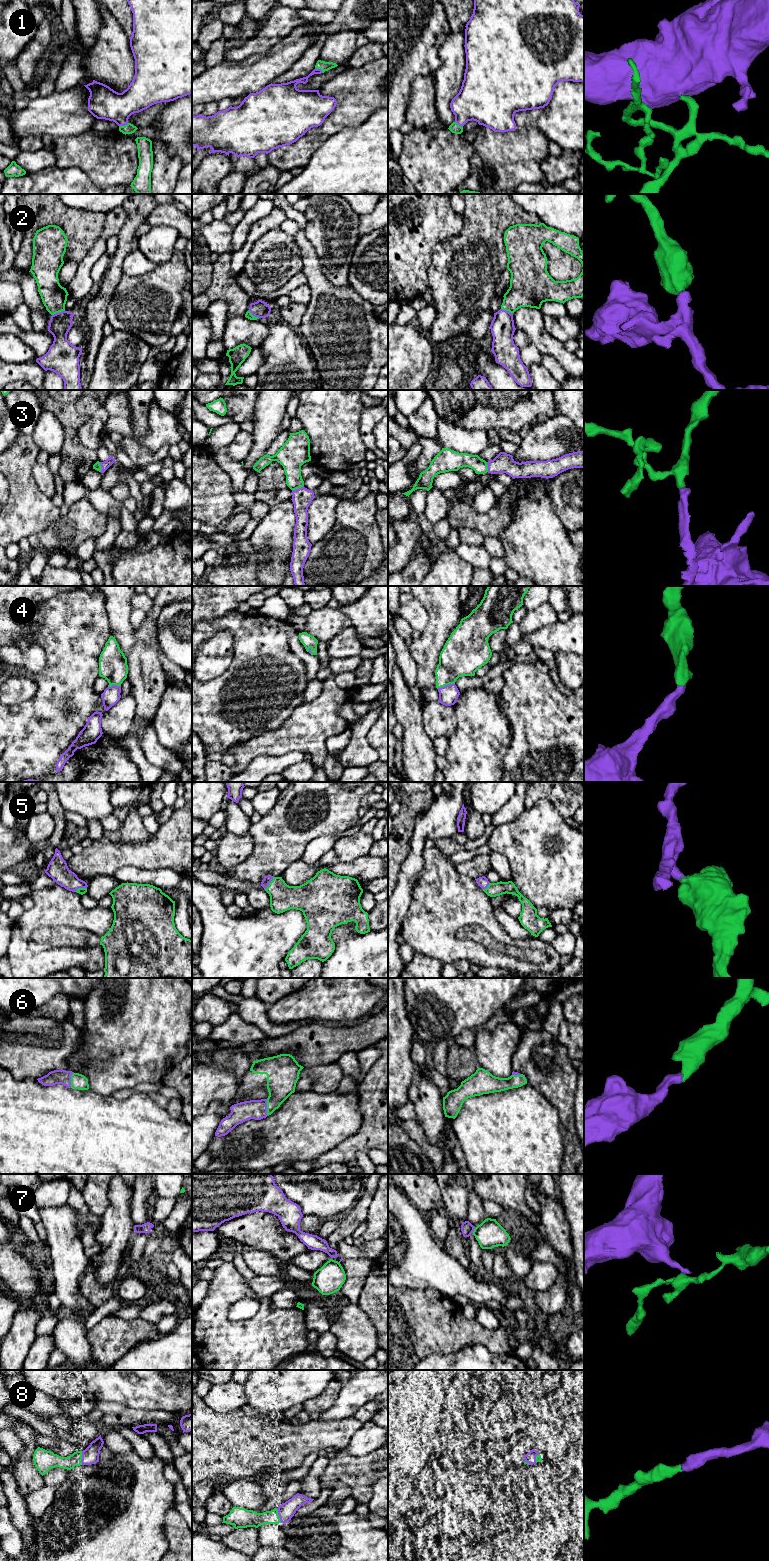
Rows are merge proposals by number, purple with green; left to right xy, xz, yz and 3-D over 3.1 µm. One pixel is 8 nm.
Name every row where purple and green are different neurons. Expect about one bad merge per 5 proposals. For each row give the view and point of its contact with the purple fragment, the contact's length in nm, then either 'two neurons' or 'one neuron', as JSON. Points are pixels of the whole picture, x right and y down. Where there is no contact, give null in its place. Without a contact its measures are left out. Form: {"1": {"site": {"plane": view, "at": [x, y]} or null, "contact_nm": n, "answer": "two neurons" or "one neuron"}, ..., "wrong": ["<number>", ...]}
{"1": {"site": {"plane": "xy", "at": [123, 125]}, "contact_nm": 90, "answer": "one neuron"}, "2": {"site": {"plane": "xy", "at": [58, 313]}, "contact_nm": 110, "answer": "one neuron"}, "3": {"site": {"plane": "xz", "at": [297, 489]}, "contact_nm": 100, "answer": "one neuron"}, "4": {"site": {"plane": "yz", "at": [446, 685]}, "contact_nm": 150, "answer": "one neuron"}, "5": {"site": {"plane": "xz", "at": [269, 882]}, "contact_nm": 130, "answer": "one neuron"}, "6": {"site": {"plane": "xz", "at": [266, 1107]}, "contact_nm": 140, "answer": "one neuron"}, "7": {"site": {"plane": "yz", "at": [473, 1230]}, "contact_nm": 50, "answer": "two neurons"}, "8": {"site": {"plane": "xz", "at": [278, 1514]}, "contact_nm": 130, "answer": "one neuron"}, "wrong": ["7"]}

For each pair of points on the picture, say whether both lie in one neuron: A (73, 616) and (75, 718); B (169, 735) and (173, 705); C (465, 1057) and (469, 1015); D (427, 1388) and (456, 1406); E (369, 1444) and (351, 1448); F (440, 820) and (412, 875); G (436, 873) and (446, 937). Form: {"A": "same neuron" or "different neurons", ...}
{"A": "same neuron", "B": "same neuron", "C": "different neurons", "D": "different neurons", "E": "same neuron", "F": "same neuron", "G": "same neuron"}

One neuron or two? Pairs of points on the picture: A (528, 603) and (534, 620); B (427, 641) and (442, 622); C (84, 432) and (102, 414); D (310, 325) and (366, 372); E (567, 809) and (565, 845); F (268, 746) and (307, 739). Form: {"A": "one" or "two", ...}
{"A": "two", "B": "one", "C": "one", "D": "one", "E": "two", "F": "one"}

